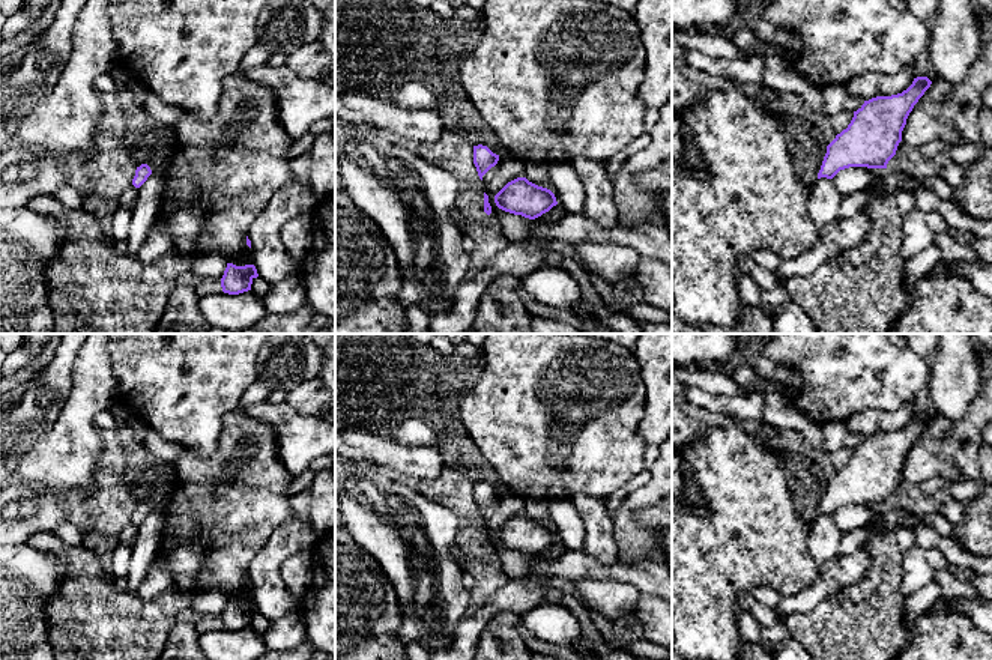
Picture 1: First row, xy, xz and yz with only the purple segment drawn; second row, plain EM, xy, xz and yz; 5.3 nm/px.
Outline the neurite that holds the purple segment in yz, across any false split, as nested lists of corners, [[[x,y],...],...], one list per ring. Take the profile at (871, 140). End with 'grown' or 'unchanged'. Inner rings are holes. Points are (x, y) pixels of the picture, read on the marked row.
[[[917,77],[902,93],[864,101],[848,128],[827,146],[818,179],[833,179],[849,167],[887,168],[909,113],[930,84],[927,77]]] | unchanged

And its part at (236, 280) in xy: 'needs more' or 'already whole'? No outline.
already whole

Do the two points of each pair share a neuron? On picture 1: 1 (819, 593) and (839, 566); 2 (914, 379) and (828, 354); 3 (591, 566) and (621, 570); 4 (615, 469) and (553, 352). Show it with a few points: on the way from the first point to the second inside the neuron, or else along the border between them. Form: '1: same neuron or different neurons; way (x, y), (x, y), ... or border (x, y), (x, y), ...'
1: same neuron; way (822, 587), (837, 572)
2: same neuron; way (893, 375), (884, 367), (849, 366)
3: same neuron; way (598, 570), (613, 570)
4: same neuron; way (576, 456), (544, 438), (543, 409), (532, 391)

